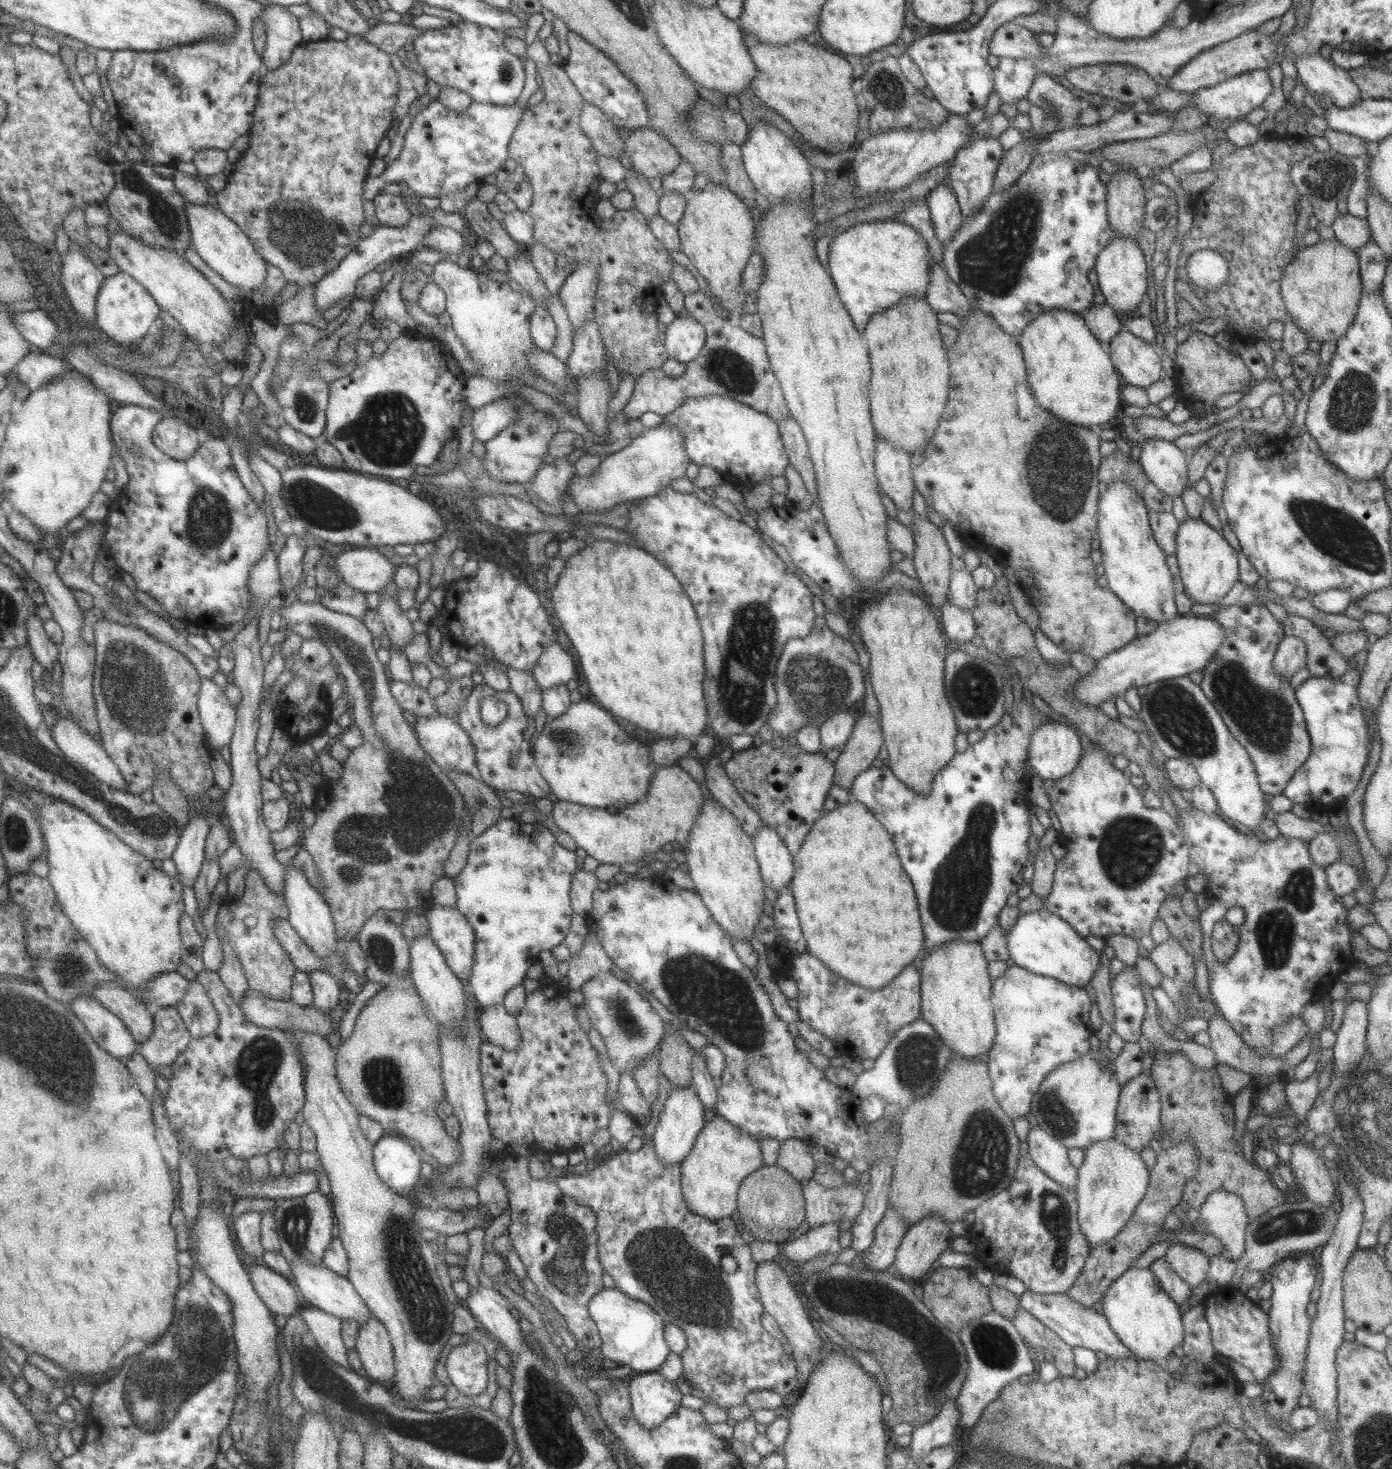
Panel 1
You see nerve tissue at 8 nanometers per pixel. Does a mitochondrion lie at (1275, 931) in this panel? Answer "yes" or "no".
yes

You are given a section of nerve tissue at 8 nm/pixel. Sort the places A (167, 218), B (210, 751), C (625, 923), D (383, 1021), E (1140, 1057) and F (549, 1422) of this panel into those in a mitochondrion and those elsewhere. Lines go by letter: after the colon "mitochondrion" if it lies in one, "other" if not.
A: mitochondrion
B: other
C: other
D: other
E: other
F: mitochondrion

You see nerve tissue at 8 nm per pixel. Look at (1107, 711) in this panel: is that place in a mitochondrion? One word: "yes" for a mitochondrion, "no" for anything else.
no

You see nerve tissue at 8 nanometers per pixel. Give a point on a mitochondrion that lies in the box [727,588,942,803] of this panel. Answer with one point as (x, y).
(815, 684)

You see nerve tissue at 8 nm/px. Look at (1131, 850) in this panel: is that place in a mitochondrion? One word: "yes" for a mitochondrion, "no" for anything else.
yes

